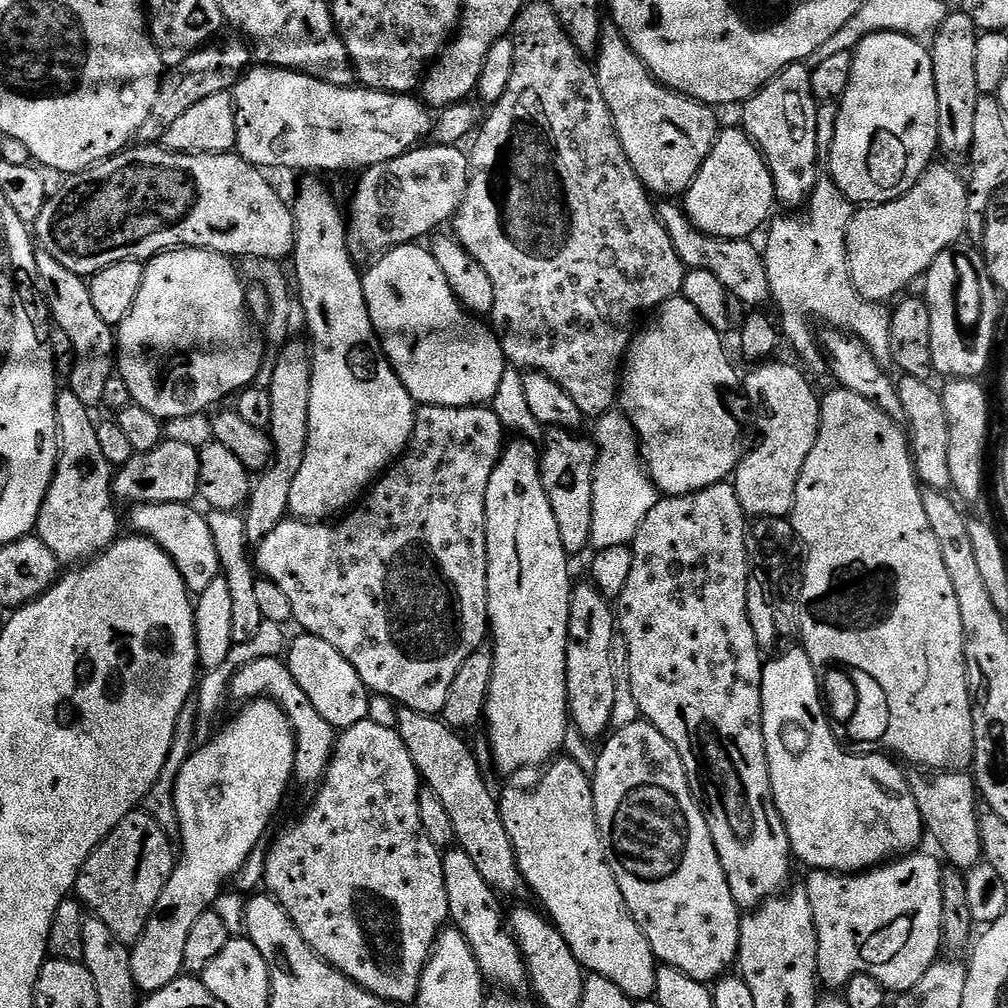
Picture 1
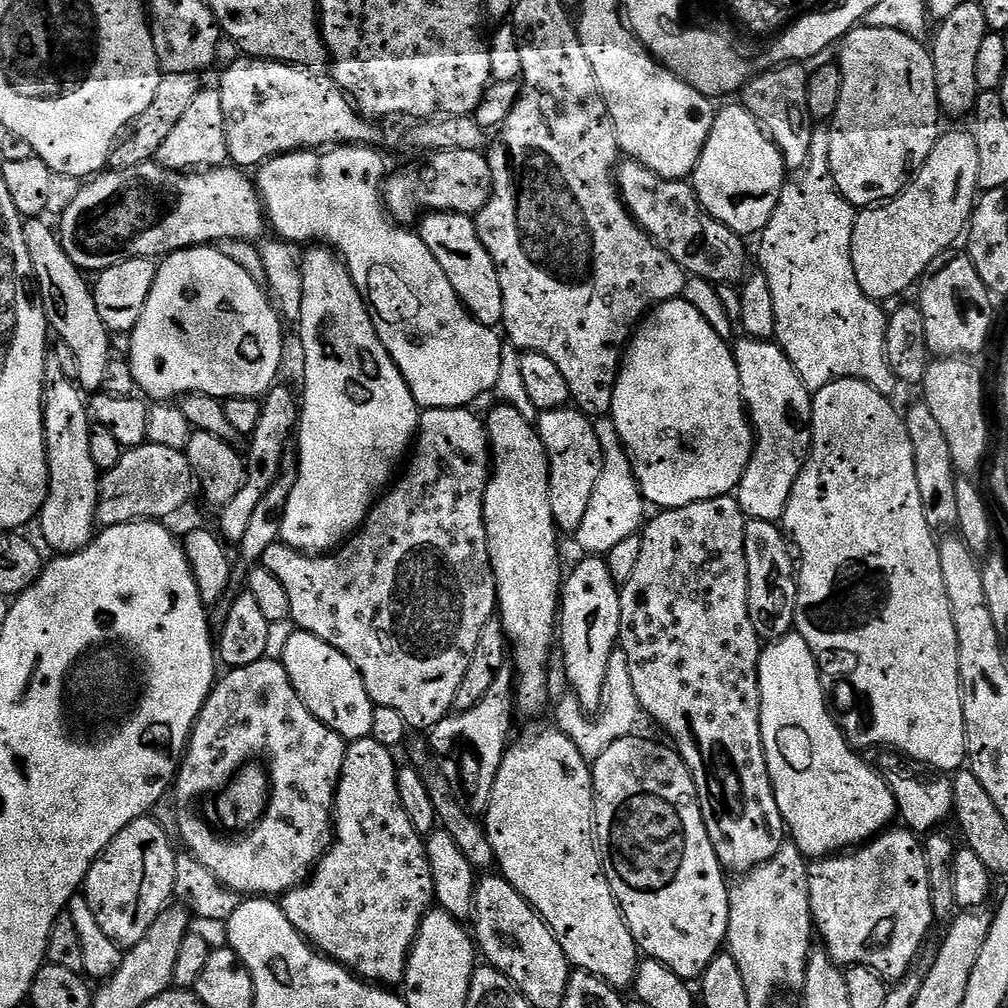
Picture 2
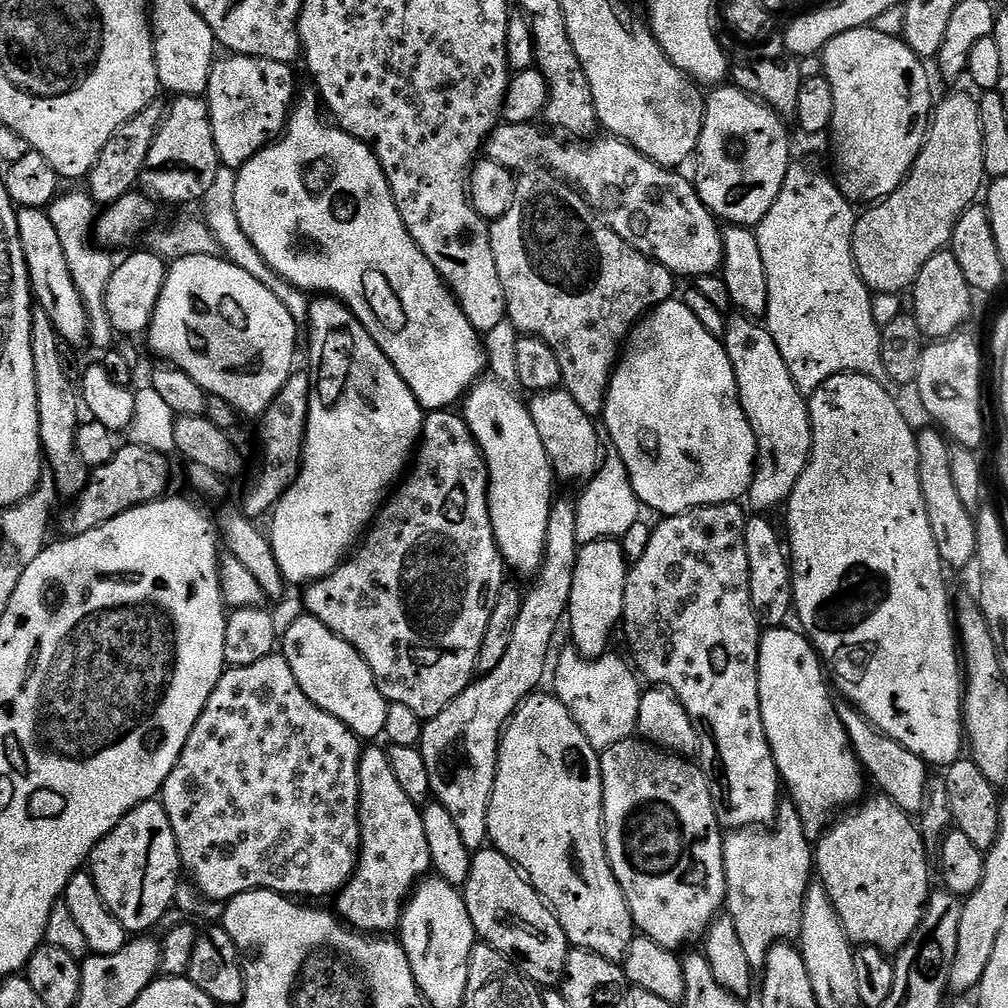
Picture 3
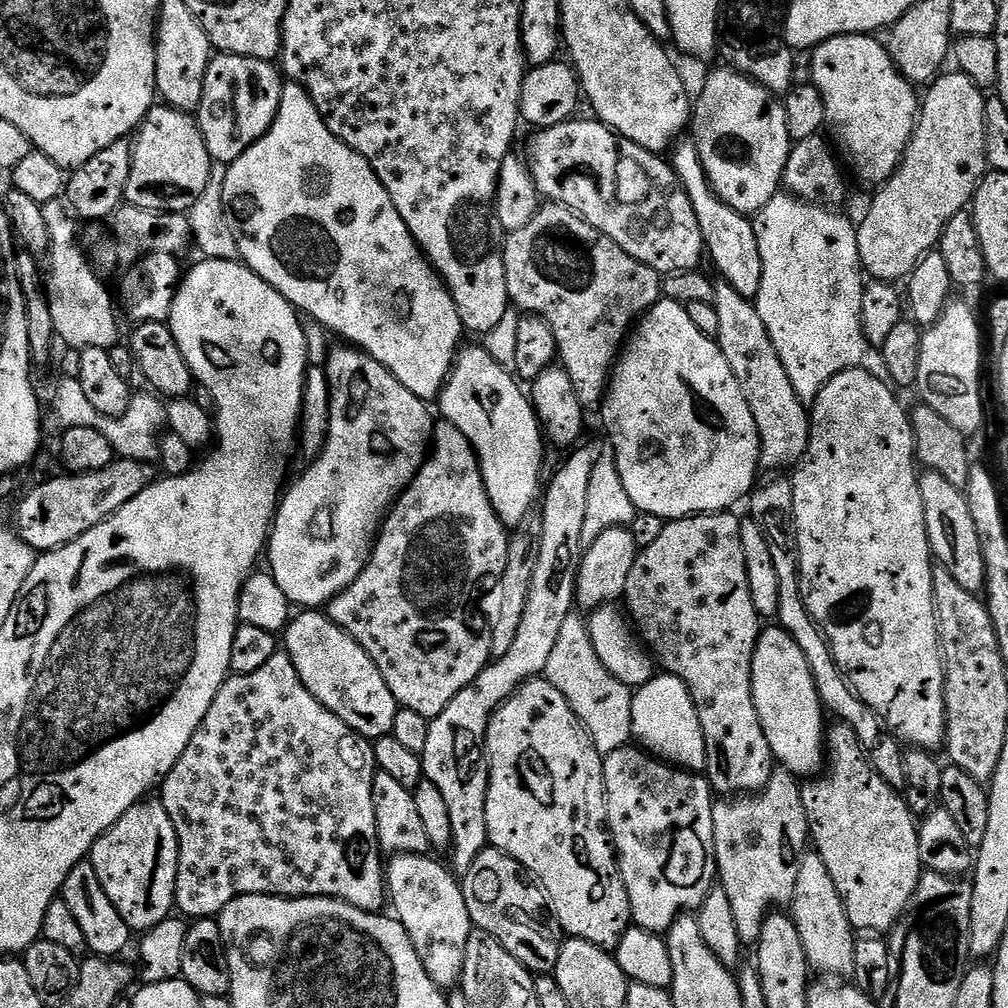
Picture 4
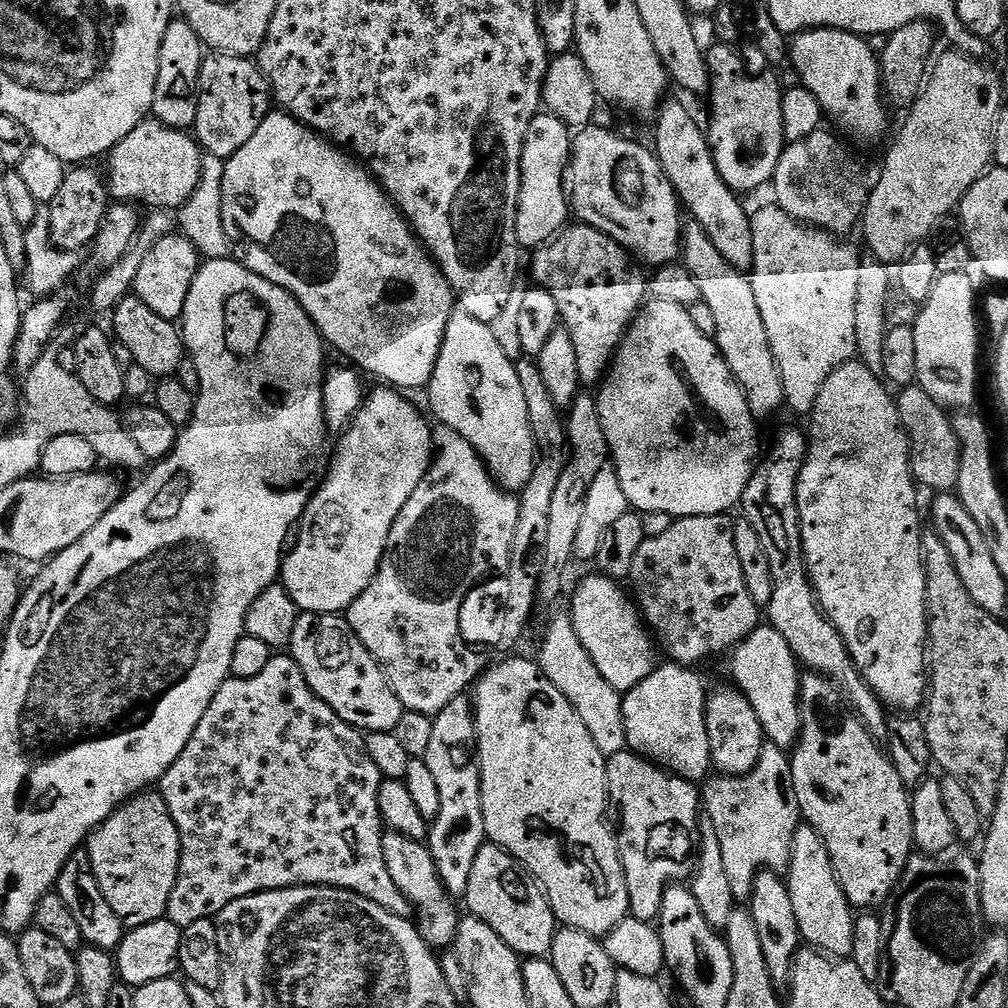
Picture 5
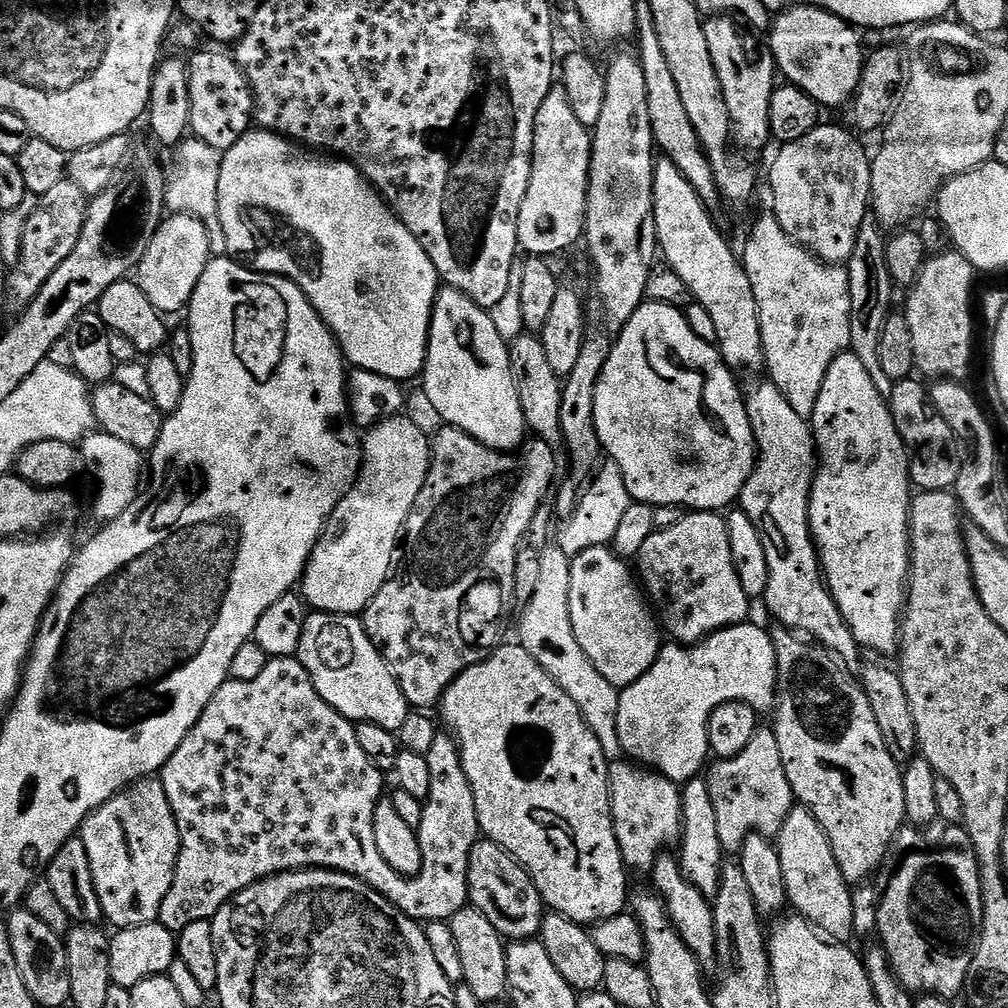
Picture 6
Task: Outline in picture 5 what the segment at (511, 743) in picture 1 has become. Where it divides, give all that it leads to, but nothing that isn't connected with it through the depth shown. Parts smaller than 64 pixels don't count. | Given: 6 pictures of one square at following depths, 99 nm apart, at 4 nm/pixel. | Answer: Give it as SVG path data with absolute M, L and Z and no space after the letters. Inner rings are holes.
M456 310L453 311L446 332L442 338L442 350L438 354L438 362L434 366L434 374L432 380L428 383L426 389L428 400L432 403L431 415L435 417L439 423L445 424L450 430L458 430L458 434L462 434L462 438L466 438L466 442L470 442L470 446L474 446L474 450L484 460L488 466L488 471L492 473L493 477L498 481L501 488L513 493L519 494L523 492L530 482L530 478L534 474L534 466L536 465L536 443L534 442L534 434L530 430L530 418L526 414L526 398L522 394L522 385L518 383L518 374L516 373L516 365L510 358L506 358L502 348L498 346L498 342L494 339L491 324L483 324L478 322L478 318L470 318L470 314Z

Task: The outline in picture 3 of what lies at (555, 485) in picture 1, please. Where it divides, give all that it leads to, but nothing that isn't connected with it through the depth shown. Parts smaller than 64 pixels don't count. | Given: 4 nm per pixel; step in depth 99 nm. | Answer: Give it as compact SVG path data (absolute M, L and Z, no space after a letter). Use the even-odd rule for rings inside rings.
M566 390L537 392L531 397L528 409L534 418L534 426L538 426L538 434L542 434L542 446L546 446L555 479L591 480L602 459L602 432L597 421L588 416Z

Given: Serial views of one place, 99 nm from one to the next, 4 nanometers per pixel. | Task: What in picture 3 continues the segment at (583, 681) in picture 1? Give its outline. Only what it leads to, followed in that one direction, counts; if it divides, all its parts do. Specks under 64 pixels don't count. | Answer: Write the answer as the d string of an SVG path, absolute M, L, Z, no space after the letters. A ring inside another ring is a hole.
M619 539L595 540L579 545L580 553L574 570L574 586L570 586L570 602L566 613L566 628L572 631L571 643L585 658L599 658L609 651L612 631L621 627L624 619L624 595L630 561Z

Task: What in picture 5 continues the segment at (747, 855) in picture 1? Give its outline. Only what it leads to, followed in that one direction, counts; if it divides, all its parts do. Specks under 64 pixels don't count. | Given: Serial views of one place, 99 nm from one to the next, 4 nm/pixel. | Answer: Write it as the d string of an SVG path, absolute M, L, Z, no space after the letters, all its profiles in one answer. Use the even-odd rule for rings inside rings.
M728 514L673 519L666 534L649 536L644 539L642 546L638 546L630 573L631 580L634 603L640 609L645 625L658 641L659 647L668 651L667 659L677 664L700 666L703 660L711 656L731 653L762 620L761 609L757 608L754 598L750 598L750 590L746 590L746 578L742 575L738 549L734 546L734 520ZM735 686L720 688L716 693L707 697L702 716L702 728L706 733L706 752L712 755L712 760L716 763L715 771L725 776L744 776L755 766L760 757L760 751L764 749L766 737L764 727L760 725L760 719L756 713L756 708L751 704L744 693Z

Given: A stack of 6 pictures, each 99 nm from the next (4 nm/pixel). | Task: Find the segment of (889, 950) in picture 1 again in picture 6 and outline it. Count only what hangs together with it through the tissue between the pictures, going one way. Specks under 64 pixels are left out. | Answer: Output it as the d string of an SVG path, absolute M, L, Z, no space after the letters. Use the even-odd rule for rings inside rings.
M783 626L777 627L775 630L777 632L771 633L776 651L776 707L774 709L776 724L774 723L774 731L778 738L778 750L782 750L782 766L786 770L786 778L792 787L793 797L803 807L808 808L814 814L814 818L818 818L822 830L826 830L826 834L830 838L830 846L834 850L834 858L838 862L838 870L842 870L849 885L856 886L865 878L870 877L868 875L883 862L884 855L887 854L888 847L892 844L892 839L899 834L900 827L906 824L904 814L906 794L902 794L904 774L901 765L890 754L890 750L886 750L886 742L882 742L882 730L878 730L878 721L874 718L874 710L870 710L870 698L866 698L864 687L860 685L859 679L845 668L844 663L830 649L824 648L815 640Z

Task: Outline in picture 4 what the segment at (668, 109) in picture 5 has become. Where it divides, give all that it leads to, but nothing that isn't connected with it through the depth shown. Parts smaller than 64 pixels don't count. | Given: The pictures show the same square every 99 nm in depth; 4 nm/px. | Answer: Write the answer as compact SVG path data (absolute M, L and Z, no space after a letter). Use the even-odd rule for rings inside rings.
M684 139L671 149L670 163L690 198L690 204L694 206L698 224L702 226L707 255L710 260L712 256L713 266L724 275L721 276L723 283L734 286L734 290L738 290L742 298L755 301L758 290L762 286L762 254L758 254L758 234L754 234L752 220L745 213L726 206L726 202L718 198L702 166L702 158L696 149L695 140Z

